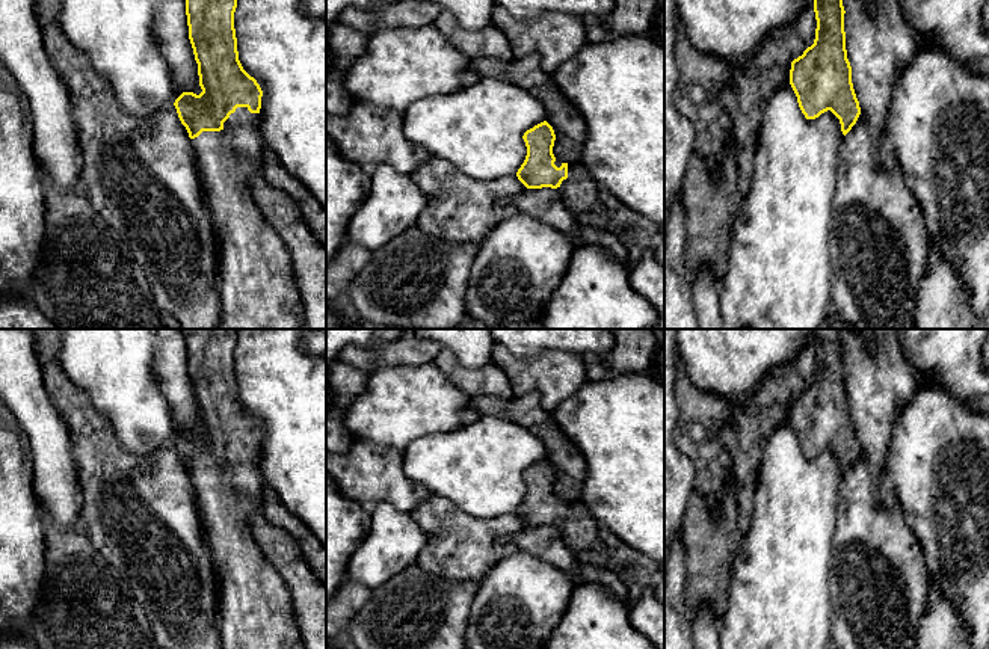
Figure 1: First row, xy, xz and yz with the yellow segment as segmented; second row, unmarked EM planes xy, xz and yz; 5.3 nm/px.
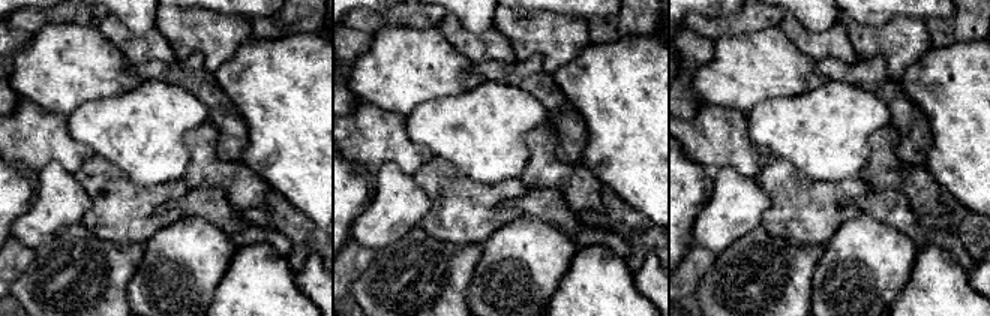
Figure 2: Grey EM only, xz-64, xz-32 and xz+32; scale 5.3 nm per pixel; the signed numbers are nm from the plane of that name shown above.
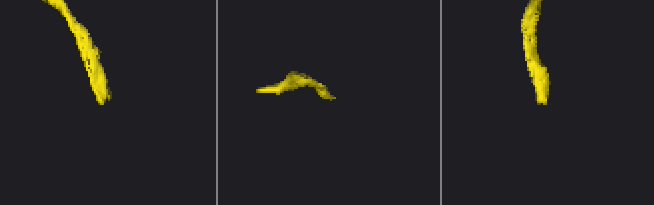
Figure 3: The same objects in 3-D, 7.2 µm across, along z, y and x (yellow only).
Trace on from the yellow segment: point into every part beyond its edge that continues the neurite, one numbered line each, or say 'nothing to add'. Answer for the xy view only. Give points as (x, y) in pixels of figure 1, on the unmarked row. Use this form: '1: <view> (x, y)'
1: xy (255, 612)

